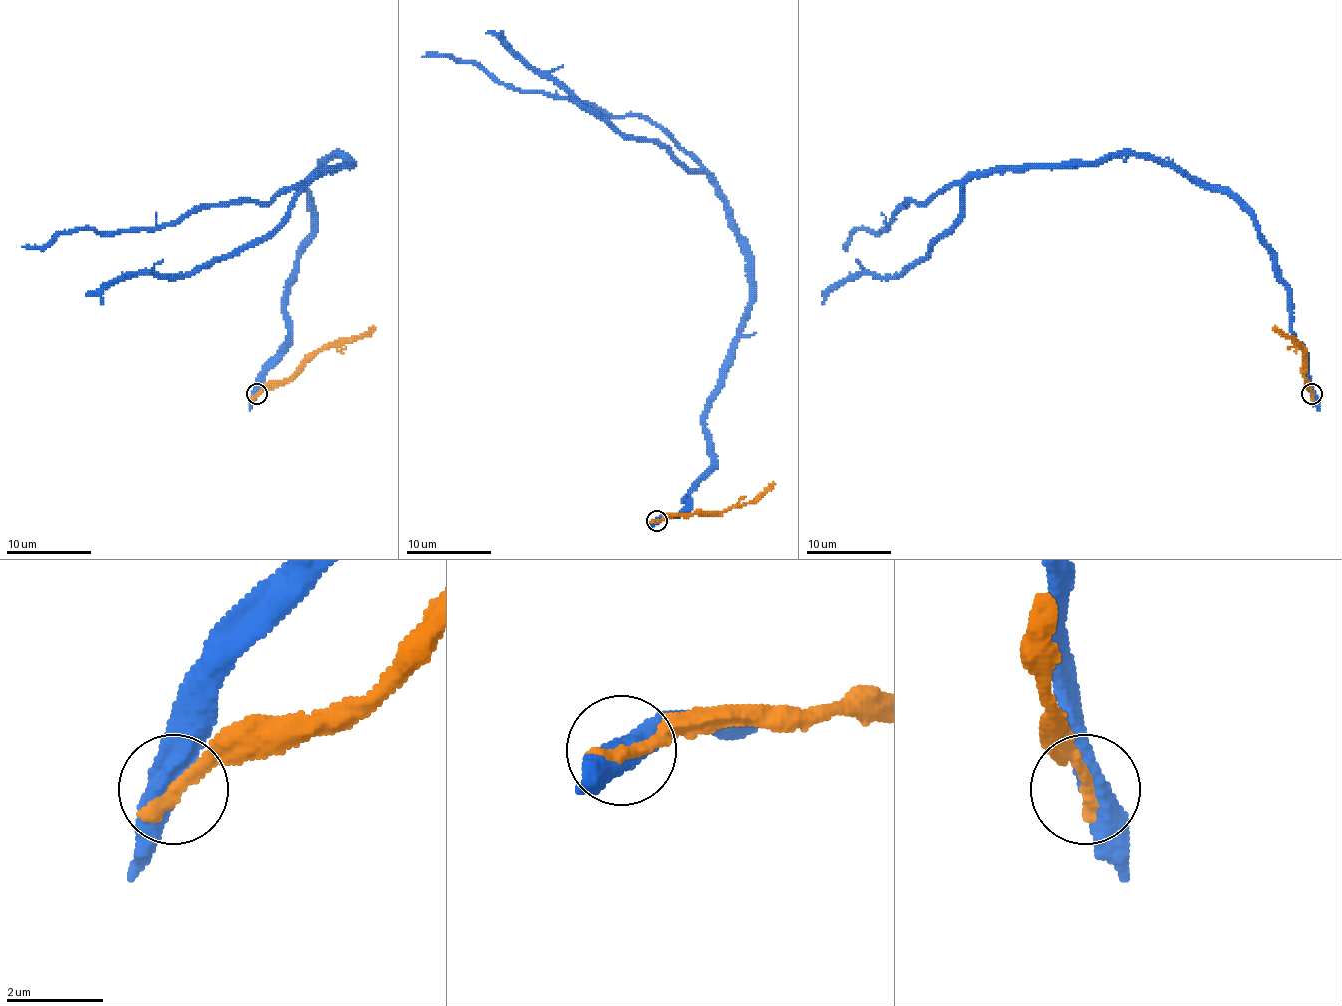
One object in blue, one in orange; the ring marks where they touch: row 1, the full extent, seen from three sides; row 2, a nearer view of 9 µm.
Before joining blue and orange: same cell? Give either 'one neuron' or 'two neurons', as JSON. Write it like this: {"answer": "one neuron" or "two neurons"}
{"answer": "two neurons"}

